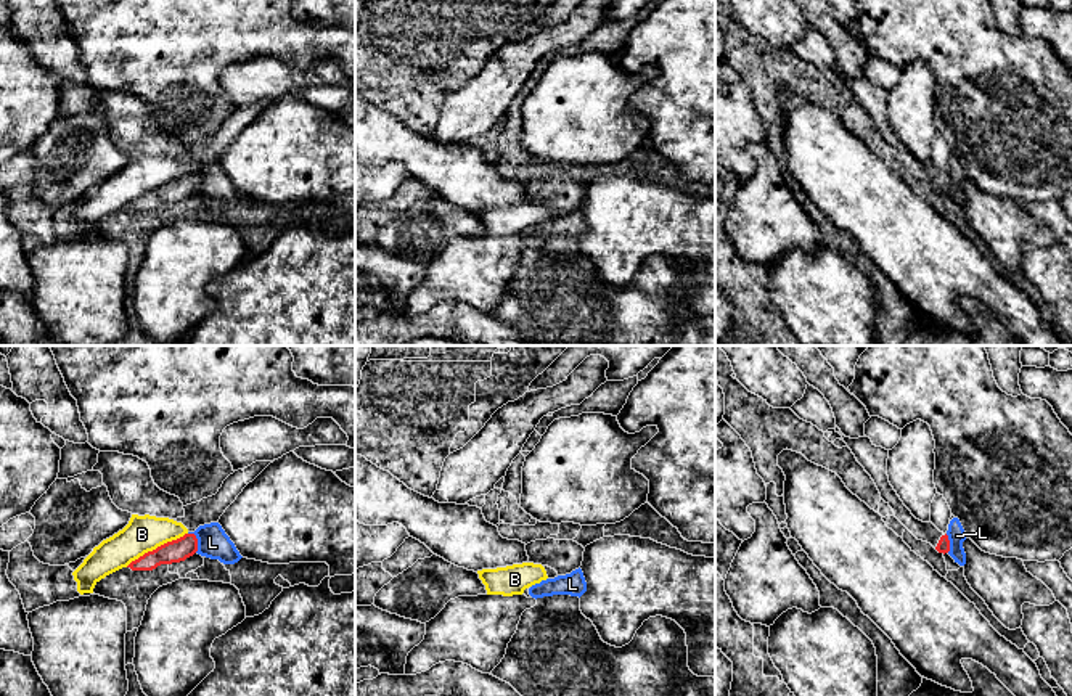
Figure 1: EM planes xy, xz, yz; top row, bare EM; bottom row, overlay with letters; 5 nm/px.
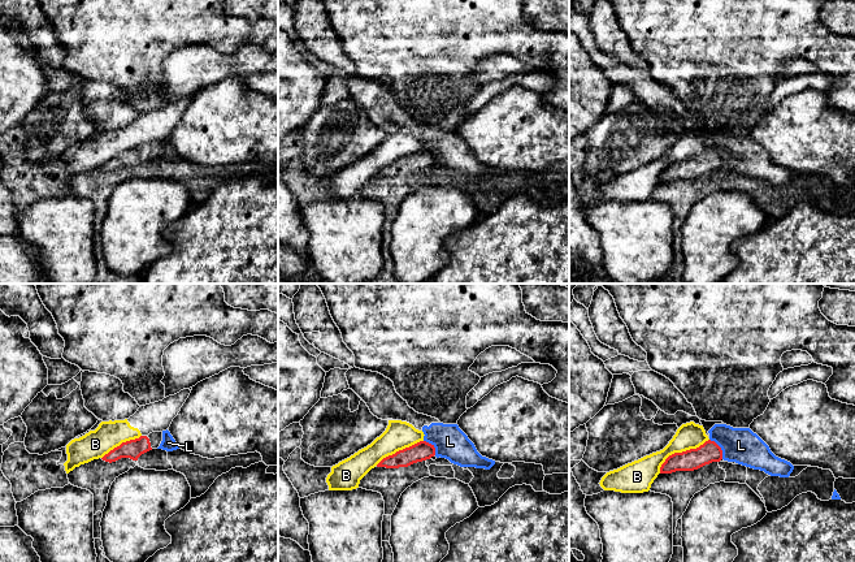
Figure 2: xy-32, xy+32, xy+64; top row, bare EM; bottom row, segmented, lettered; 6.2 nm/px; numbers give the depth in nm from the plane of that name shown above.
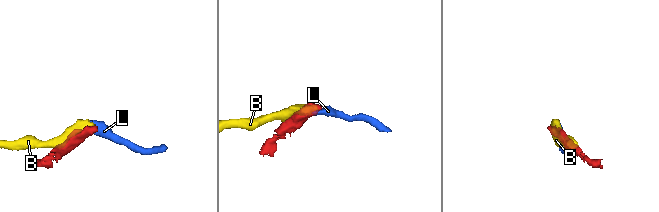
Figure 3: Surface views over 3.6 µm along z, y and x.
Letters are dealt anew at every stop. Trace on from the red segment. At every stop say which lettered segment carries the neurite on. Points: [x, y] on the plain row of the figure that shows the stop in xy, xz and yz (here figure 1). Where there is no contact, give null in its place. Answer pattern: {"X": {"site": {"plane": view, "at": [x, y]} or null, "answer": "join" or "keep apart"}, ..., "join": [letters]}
{"B": {"site": {"plane": "xy", "at": [158, 187]}, "answer": "keep apart"}, "L": {"site": {"plane": "xy", "at": [196, 180]}, "answer": "keep apart"}, "join": []}

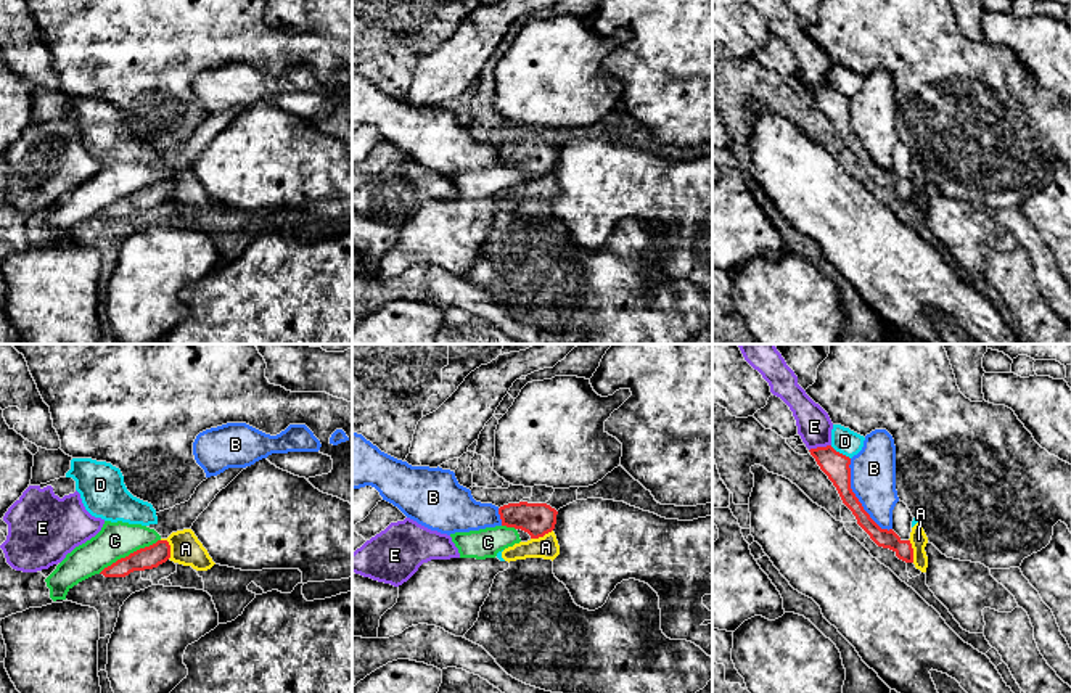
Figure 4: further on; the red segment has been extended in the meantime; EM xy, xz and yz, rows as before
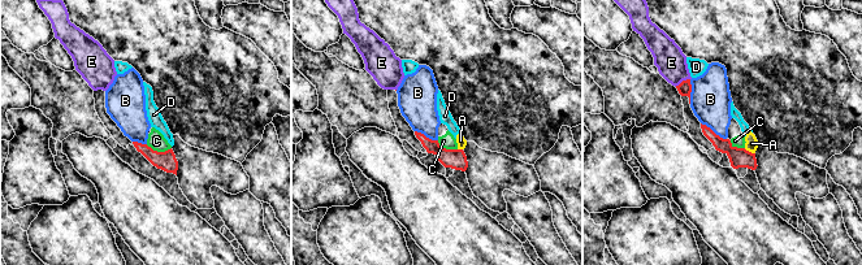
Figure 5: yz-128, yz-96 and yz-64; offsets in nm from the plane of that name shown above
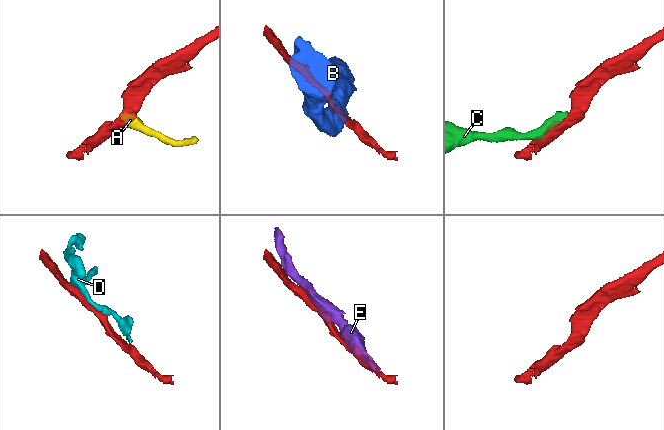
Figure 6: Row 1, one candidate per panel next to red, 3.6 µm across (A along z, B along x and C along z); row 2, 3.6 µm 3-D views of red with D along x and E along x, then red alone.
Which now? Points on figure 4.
{"A": {"site": {"plane": "xy", "at": [169, 187]}, "answer": "keep apart"}, "B": {"site": {"plane": "yz", "at": [857, 139]}, "answer": "keep apart"}, "C": {"site": {"plane": "xy", "at": [131, 193]}, "answer": "keep apart"}, "D": {"site": {"plane": "yz", "at": [838, 92]}, "answer": "keep apart"}, "E": {"site": {"plane": "yz", "at": [819, 87]}, "answer": "keep apart"}, "join": []}

